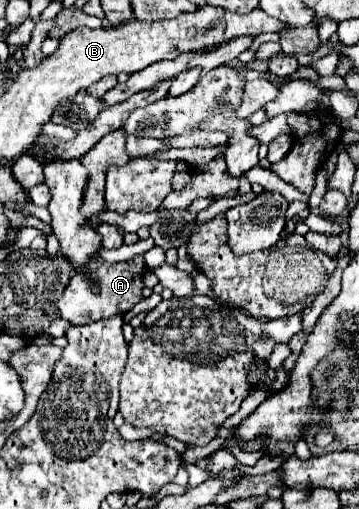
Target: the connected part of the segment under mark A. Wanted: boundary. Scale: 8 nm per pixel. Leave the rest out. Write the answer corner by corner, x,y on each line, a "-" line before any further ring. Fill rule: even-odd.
133,256
129,262
117,262
109,264
101,258
93,258
87,264
85,272
75,272
57,304
57,310
61,318
69,320
71,324
89,324
101,318
111,318
115,314
129,312
143,296
143,274
145,274
145,262
143,256
-
97,284
97,294
93,292
93,286

